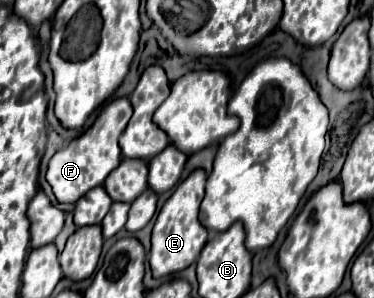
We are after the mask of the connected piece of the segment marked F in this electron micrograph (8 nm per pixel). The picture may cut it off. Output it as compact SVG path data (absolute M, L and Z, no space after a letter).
M115 98L107 102L97 118L93 120L91 128L87 128L79 138L73 138L65 148L53 154L47 168L47 182L53 188L53 194L59 202L77 202L87 190L101 186L103 180L109 176L113 168L121 162L121 148L119 148L119 136L125 130L125 124L131 118L131 102L129 98Z

